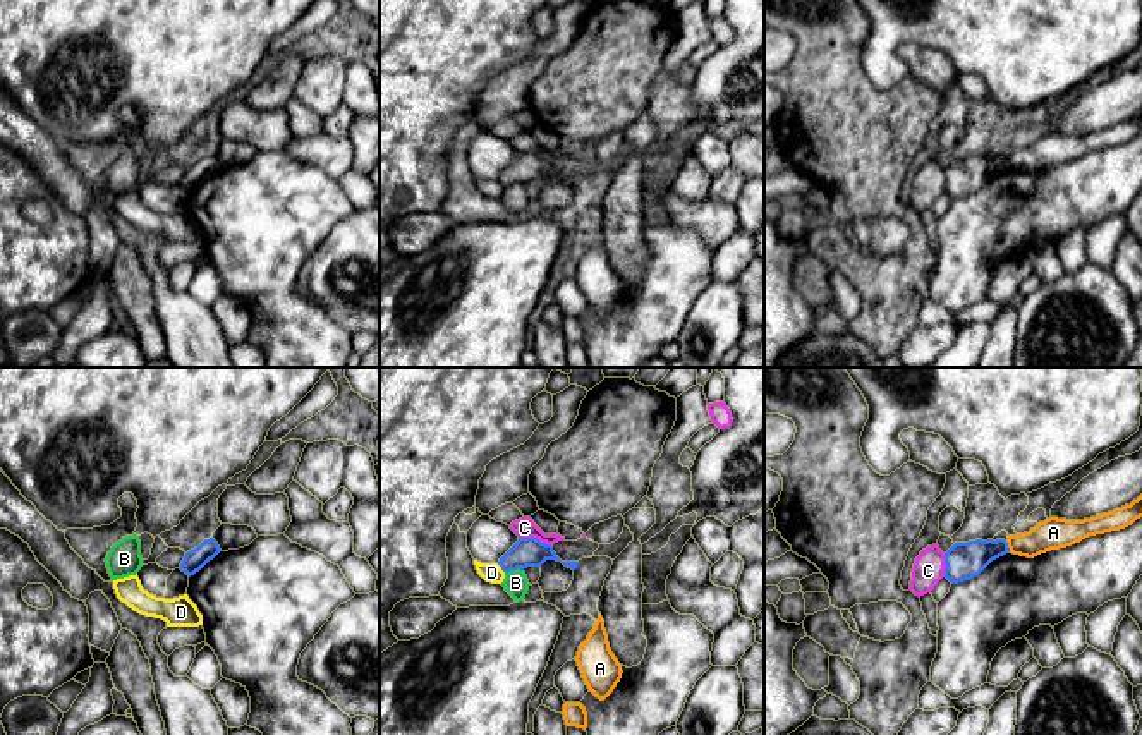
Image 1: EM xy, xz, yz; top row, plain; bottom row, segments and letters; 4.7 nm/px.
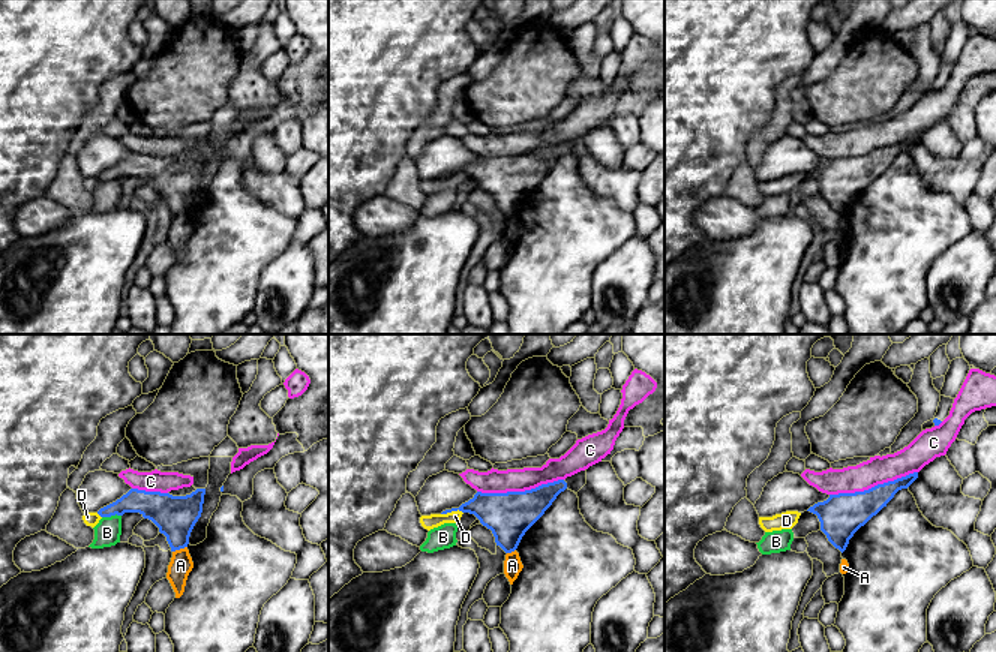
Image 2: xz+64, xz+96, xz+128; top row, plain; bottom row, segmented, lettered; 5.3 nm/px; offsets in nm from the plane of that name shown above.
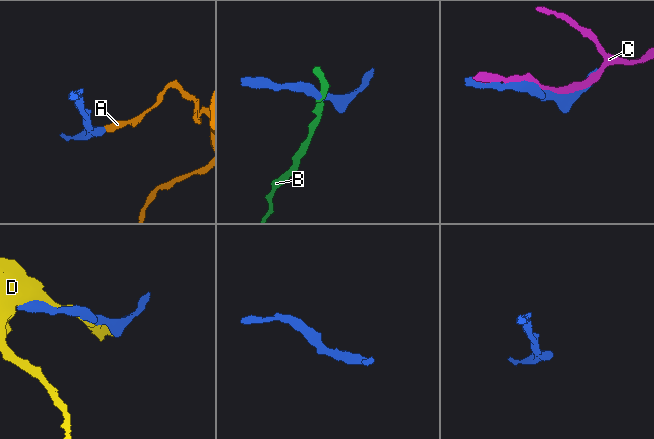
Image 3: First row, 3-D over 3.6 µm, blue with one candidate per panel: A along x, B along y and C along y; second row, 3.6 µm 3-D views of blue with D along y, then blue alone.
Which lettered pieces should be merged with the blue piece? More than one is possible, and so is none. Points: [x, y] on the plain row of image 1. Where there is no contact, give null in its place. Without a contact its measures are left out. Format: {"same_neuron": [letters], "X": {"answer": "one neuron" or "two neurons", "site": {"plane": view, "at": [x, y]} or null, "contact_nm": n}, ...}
{"same_neuron": [], "A": {"answer": "two neurons", "site": {"plane": "yz", "at": [1007, 162]}, "contact_nm": 60}, "B": {"answer": "two neurons", "site": {"plane": "xz", "at": [514, 184]}, "contact_nm": 90}, "C": {"answer": "two neurons", "site": {"plane": "xz", "at": [534, 153]}, "contact_nm": 160}, "D": {"answer": "two neurons", "site": {"plane": "xz", "at": [502, 184]}, "contact_nm": 60}}

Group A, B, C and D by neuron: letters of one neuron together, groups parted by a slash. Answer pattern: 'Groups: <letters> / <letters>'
Groups: A / B / C / D

